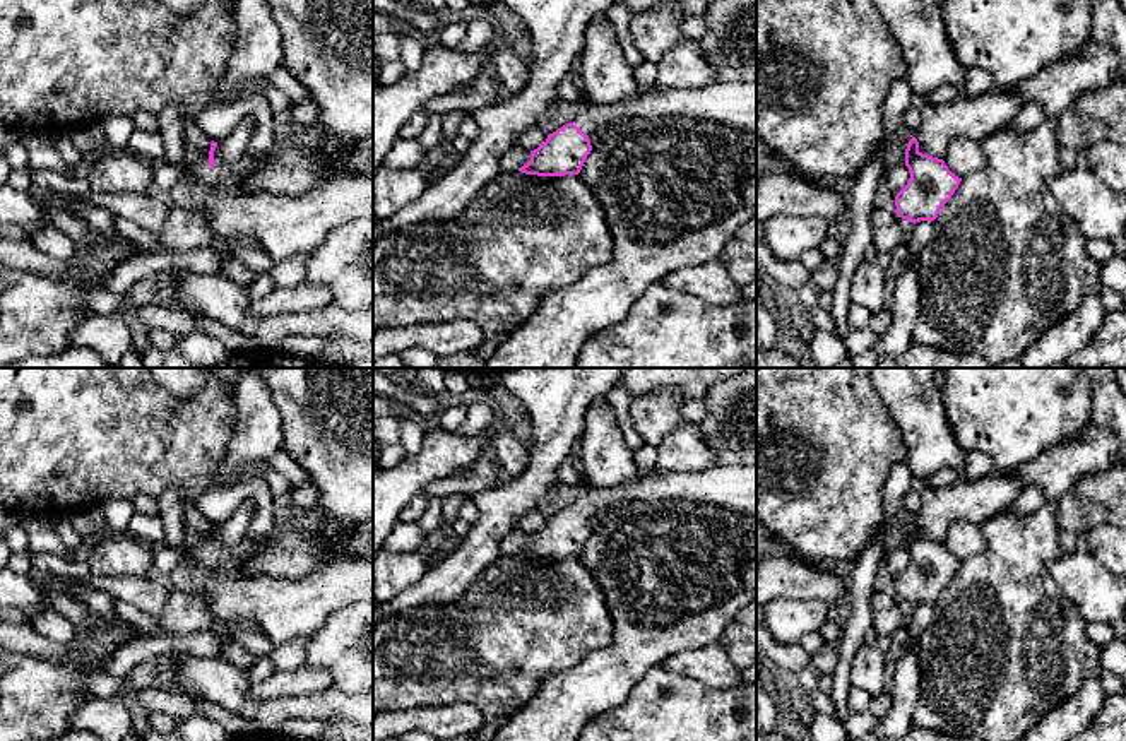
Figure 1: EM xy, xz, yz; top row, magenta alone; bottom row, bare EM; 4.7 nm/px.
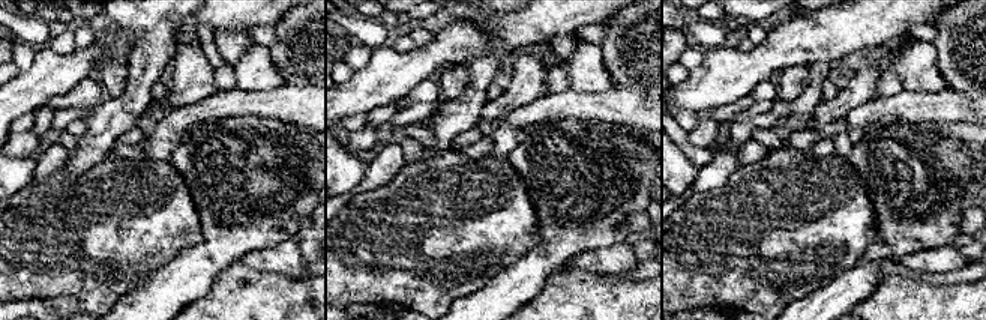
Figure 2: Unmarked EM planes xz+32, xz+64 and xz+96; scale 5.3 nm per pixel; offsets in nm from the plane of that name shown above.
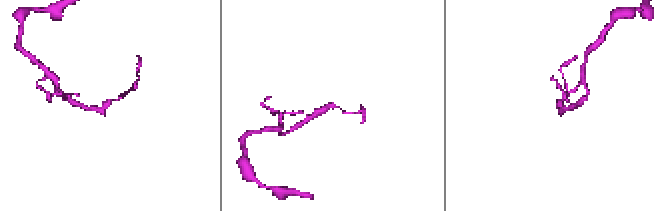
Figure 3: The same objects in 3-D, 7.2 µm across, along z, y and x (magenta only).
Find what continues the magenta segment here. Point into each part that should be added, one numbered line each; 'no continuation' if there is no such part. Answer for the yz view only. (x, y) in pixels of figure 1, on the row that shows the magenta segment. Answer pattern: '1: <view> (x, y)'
no continuation

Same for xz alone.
1: xz (728, 103)

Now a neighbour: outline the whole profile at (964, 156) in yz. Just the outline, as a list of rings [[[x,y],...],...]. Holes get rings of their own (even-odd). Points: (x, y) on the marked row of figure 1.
[[[958,137],[948,144],[943,161],[955,176],[965,178],[986,166],[986,154],[981,142]]]

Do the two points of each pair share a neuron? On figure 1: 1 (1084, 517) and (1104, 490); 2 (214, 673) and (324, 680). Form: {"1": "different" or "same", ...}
{"1": "same", "2": "different"}

